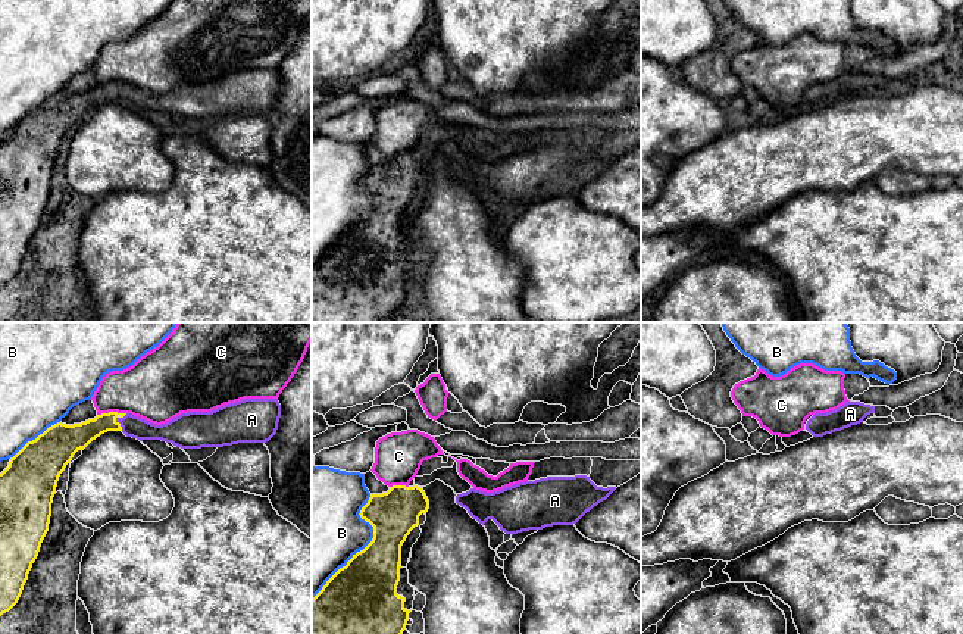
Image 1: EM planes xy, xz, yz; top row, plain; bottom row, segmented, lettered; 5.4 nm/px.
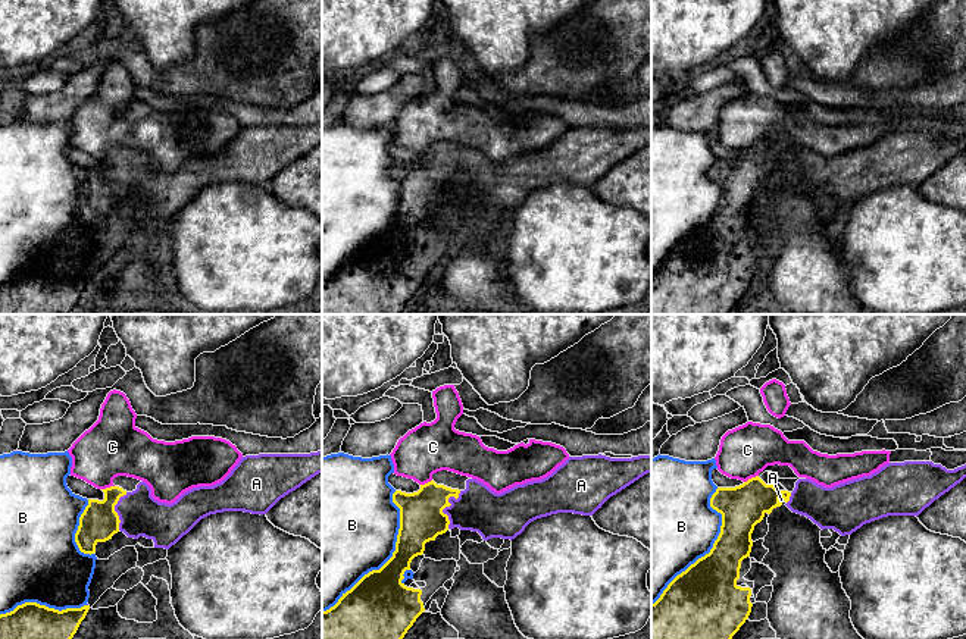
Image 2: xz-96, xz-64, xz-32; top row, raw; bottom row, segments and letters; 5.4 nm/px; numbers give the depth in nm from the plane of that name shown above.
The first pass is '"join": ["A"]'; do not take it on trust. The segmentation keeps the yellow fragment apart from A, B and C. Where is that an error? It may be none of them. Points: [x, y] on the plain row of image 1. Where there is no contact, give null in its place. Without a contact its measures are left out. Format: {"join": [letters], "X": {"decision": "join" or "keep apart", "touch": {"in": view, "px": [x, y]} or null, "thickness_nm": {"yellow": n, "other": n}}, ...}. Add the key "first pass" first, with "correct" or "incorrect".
{"first pass": "correct", "join": ["A"], "A": {"decision": "join", "touch": {"in": "xy", "px": [119, 94]}, "thickness_nm": {"yellow": 140, "other": 120}}, "B": {"decision": "keep apart", "touch": {"in": "xz", "px": [365, 218]}, "thickness_nm": {"yellow": 360, "other": 420}}, "C": {"decision": "keep apart", "touch": {"in": "xy", "px": [111, 83]}, "thickness_nm": {"yellow": 140, "other": 320}}}

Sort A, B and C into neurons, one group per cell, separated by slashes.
A / B / C

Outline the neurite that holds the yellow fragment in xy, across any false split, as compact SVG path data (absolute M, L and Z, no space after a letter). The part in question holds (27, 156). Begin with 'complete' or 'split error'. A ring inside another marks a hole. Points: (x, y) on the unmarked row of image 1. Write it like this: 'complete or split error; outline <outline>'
split error; outline M244 69L212 82L188 82L156 96L109 82L81 94L57 93L28 112L0 144L0 287L19 271L49 202L57 152L78 121L107 101L162 110L181 119L266 113L278 100L278 69Z

